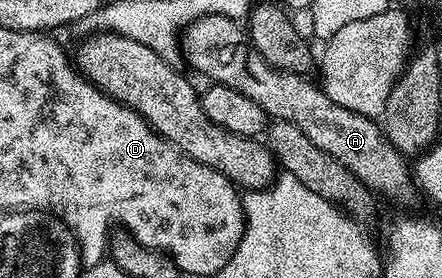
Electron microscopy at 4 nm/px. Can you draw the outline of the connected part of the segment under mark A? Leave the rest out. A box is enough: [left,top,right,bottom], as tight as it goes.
[179,16,414,200]

